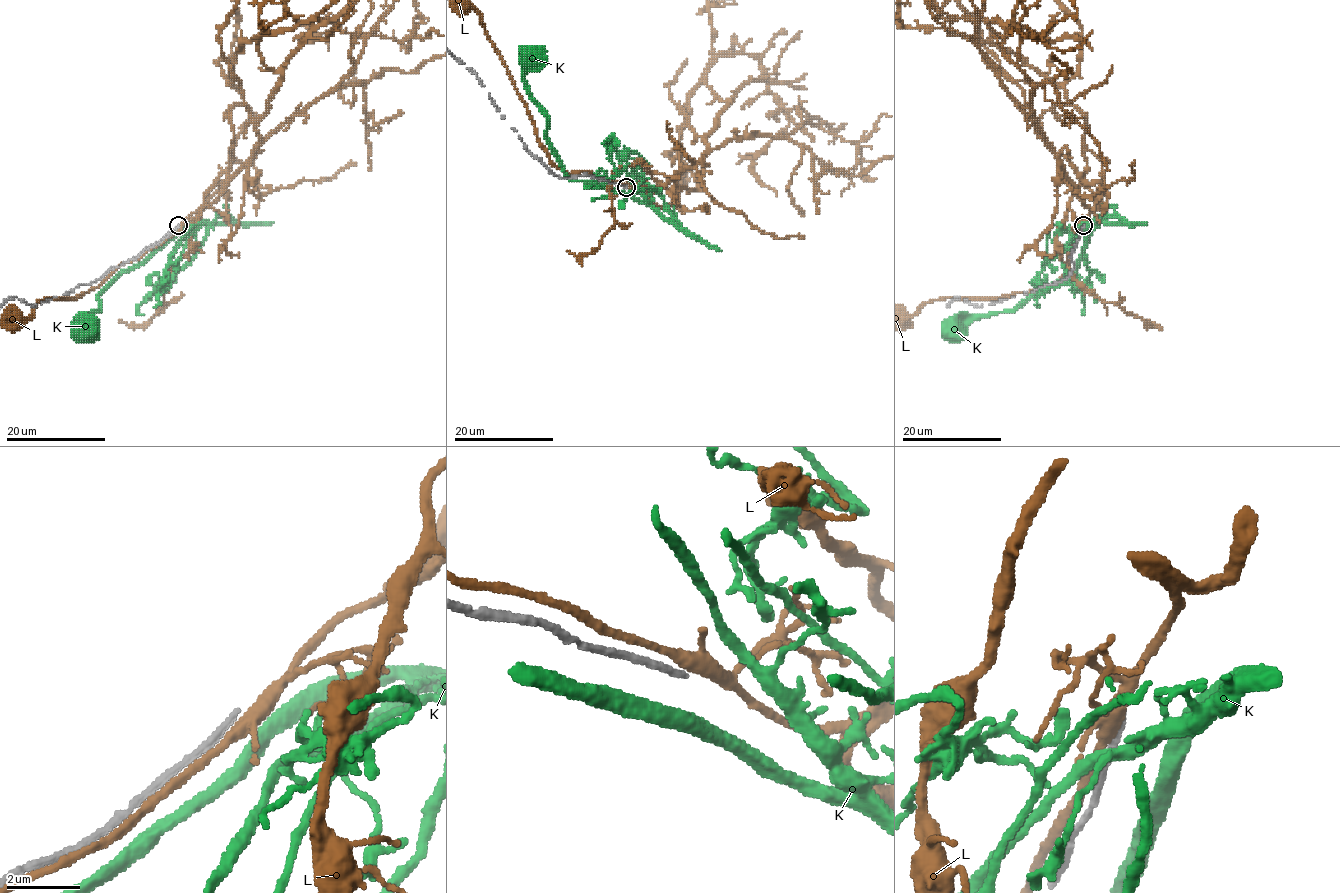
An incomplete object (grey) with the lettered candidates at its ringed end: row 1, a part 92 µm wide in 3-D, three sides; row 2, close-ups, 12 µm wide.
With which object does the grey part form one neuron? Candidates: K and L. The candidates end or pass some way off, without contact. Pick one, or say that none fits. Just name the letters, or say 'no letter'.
no letter

